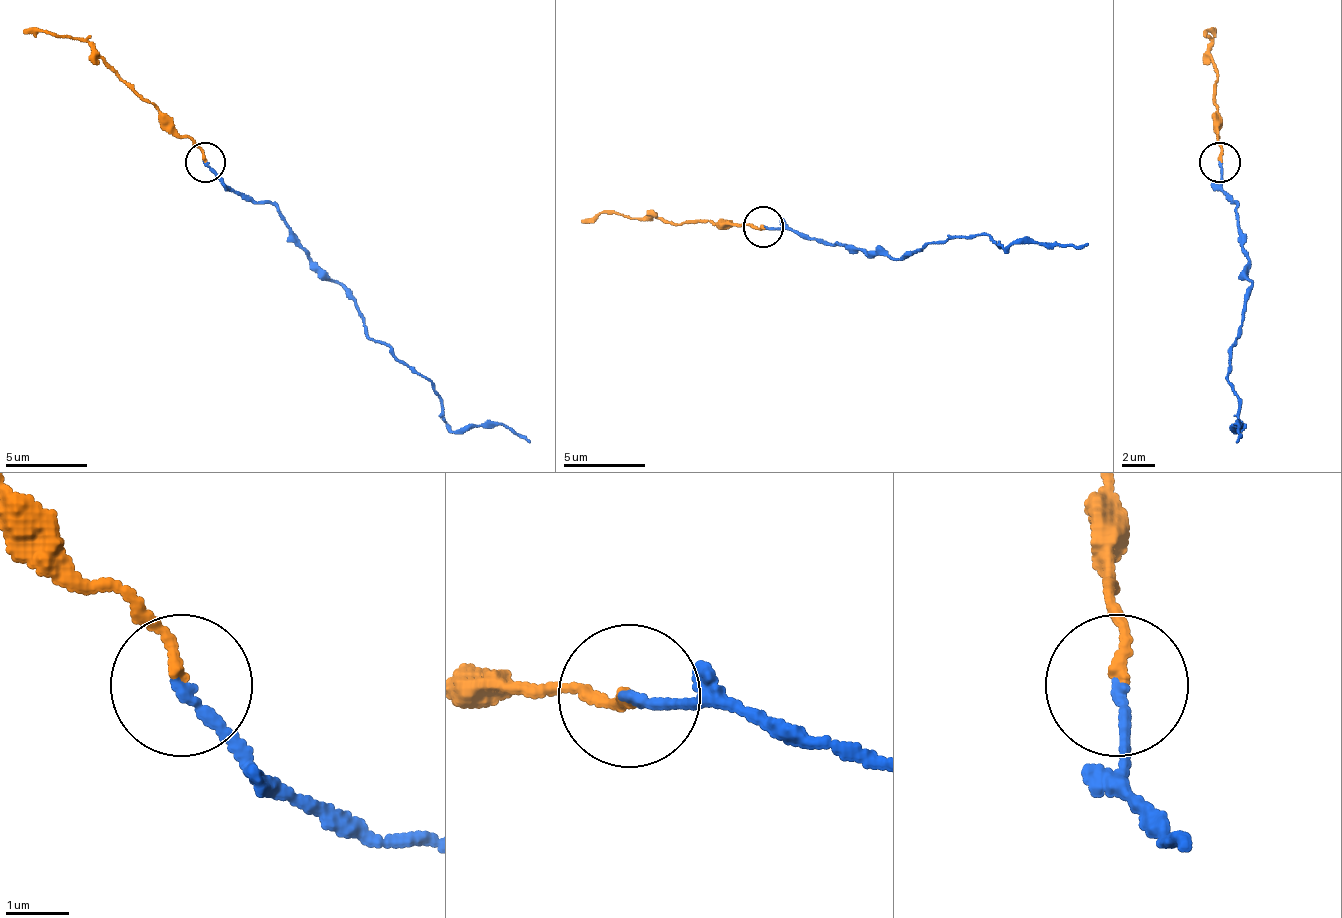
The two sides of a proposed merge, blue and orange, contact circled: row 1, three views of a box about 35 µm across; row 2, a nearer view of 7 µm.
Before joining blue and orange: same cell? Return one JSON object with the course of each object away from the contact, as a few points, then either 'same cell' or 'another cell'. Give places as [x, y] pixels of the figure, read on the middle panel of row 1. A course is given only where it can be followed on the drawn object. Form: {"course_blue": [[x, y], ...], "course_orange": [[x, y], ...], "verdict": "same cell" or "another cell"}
{"course_blue": [[764, 227], [784, 227], [825, 240], [854, 244], [895, 260], [964, 236], [985, 236], [1009, 248], [1087, 244]], "course_orange": [[764, 227], [641, 219], [605, 211], [580, 223]], "verdict": "same cell"}

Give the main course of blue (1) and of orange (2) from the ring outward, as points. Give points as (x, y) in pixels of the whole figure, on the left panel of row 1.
1: (206, 161), (226, 185), (267, 202), (337, 284), (365, 333), (427, 382), (451, 427), (504, 422), (529, 443)
2: (206, 161), (83, 42), (47, 30), (22, 34)

